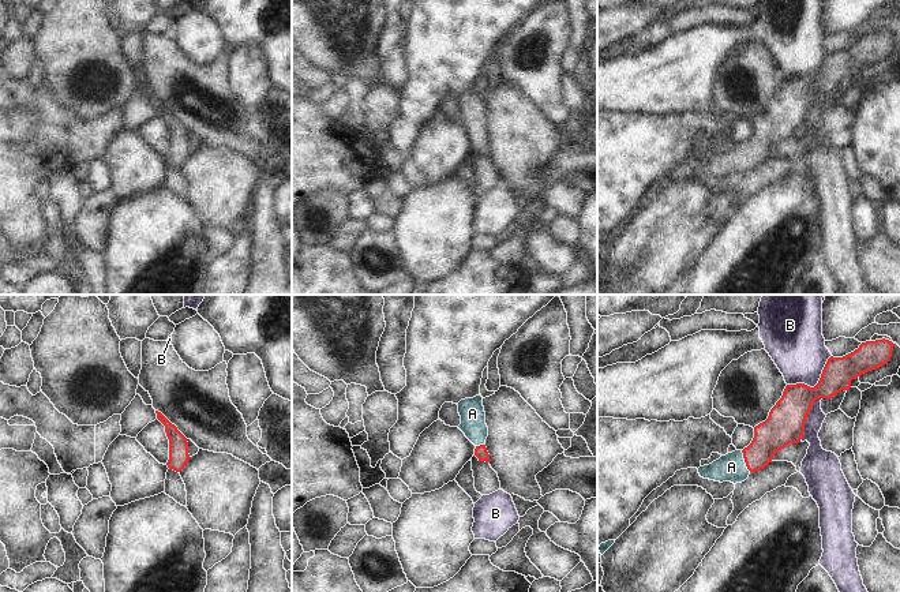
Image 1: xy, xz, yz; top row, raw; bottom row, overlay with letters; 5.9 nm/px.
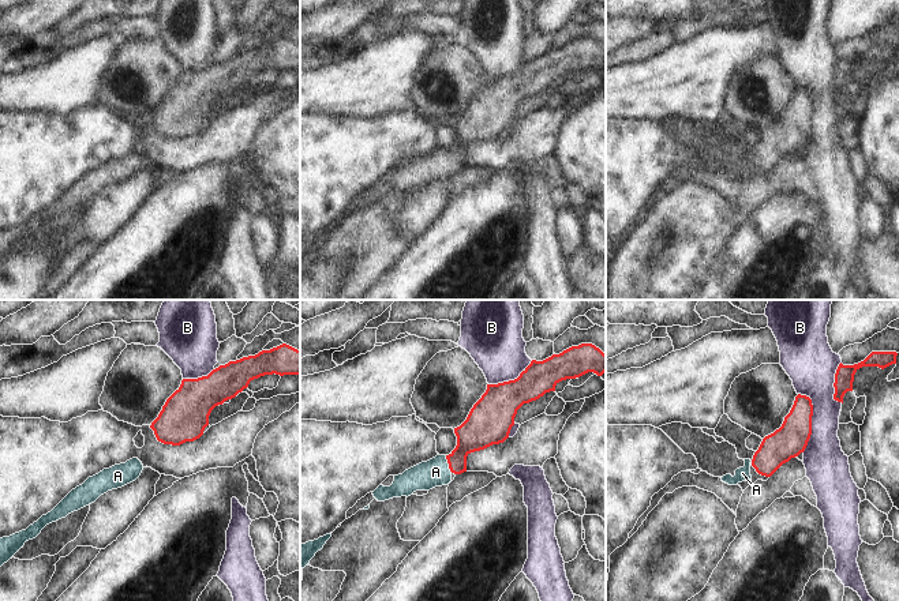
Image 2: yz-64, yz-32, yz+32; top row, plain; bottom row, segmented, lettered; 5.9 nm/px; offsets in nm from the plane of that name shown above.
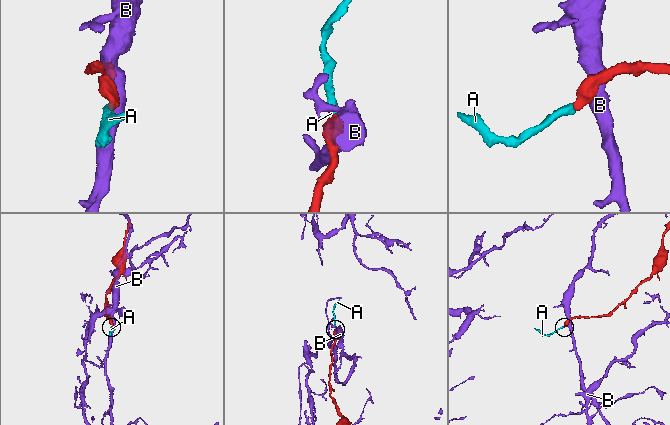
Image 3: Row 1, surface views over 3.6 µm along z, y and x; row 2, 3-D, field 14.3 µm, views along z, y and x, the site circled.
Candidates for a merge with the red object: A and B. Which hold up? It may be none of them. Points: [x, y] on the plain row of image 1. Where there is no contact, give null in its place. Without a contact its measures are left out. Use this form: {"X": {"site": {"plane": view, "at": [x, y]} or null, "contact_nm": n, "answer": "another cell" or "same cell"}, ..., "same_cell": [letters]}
{"A": {"site": {"plane": "yz", "at": [745, 156]}, "contact_nm": 140, "answer": "same cell"}, "B": {"site": {"plane": "yz", "at": [817, 78]}, "contact_nm": 320, "answer": "another cell"}, "same_cell": ["A"]}

